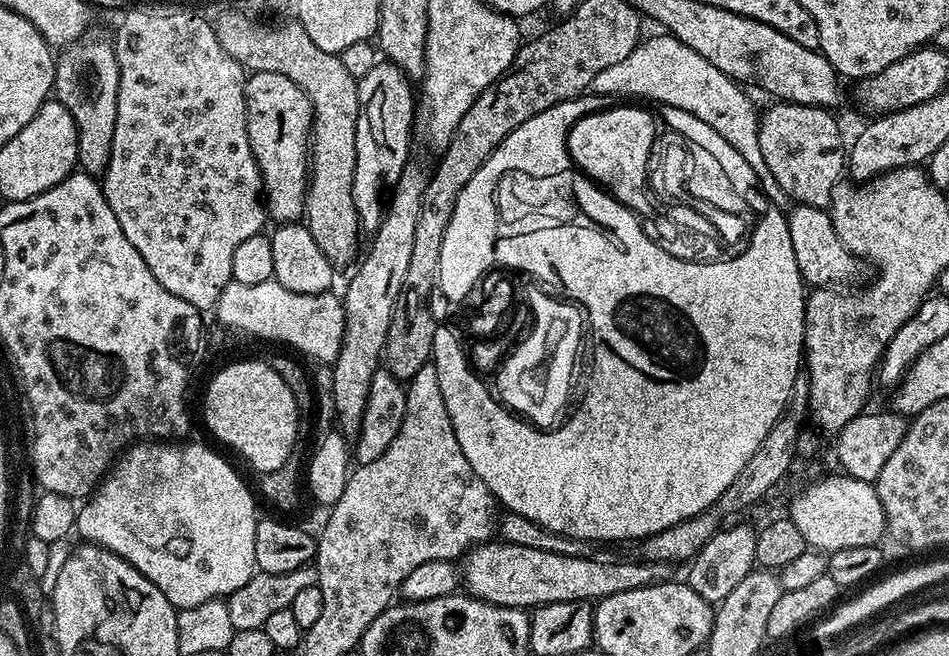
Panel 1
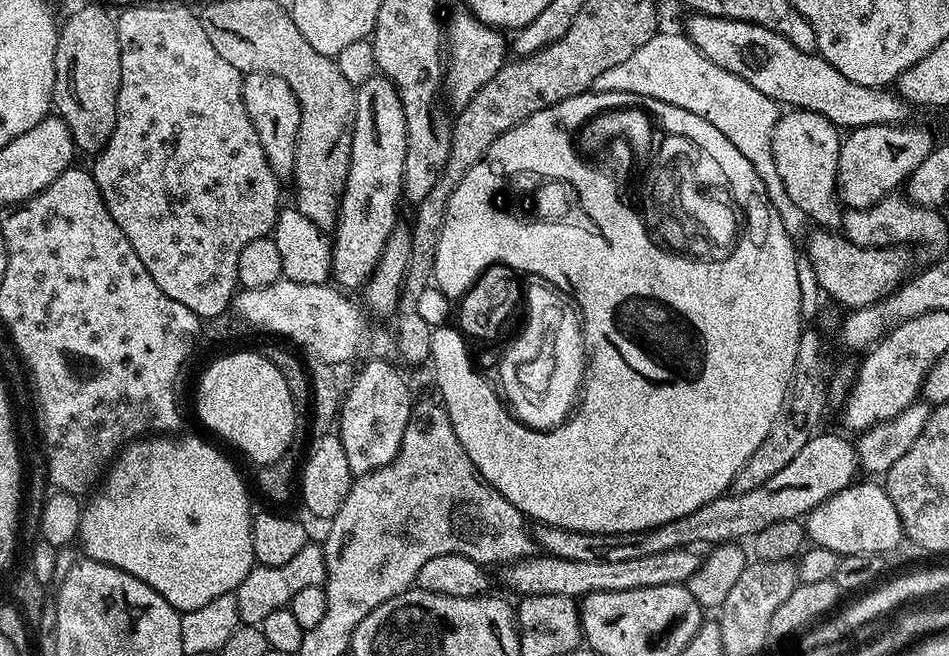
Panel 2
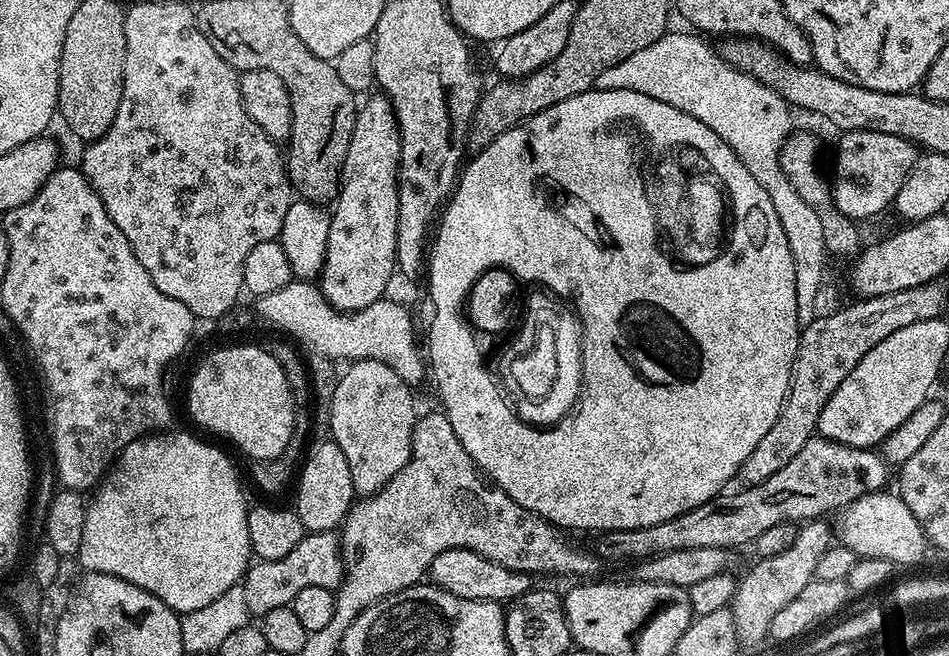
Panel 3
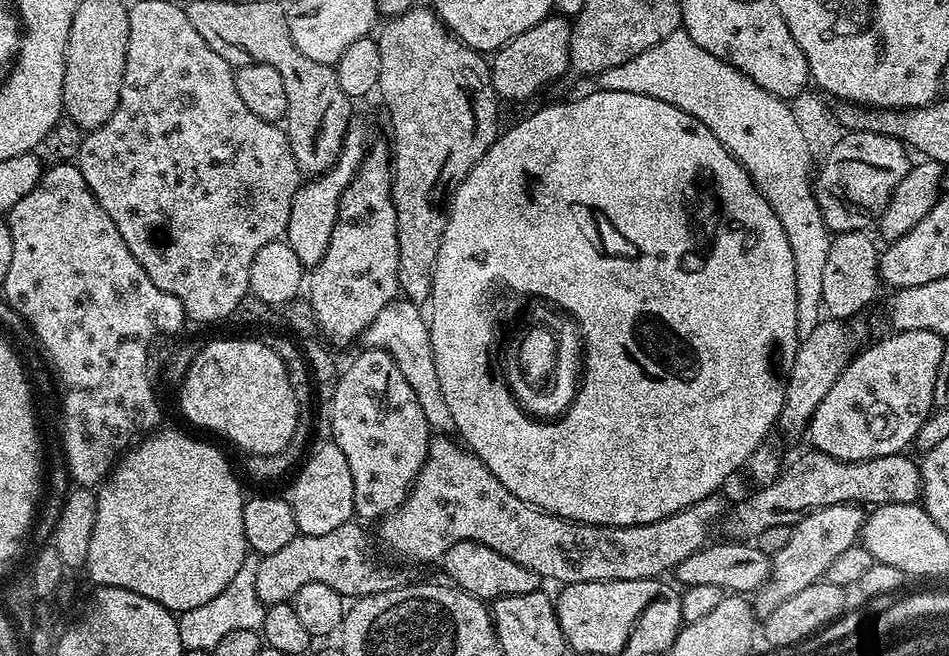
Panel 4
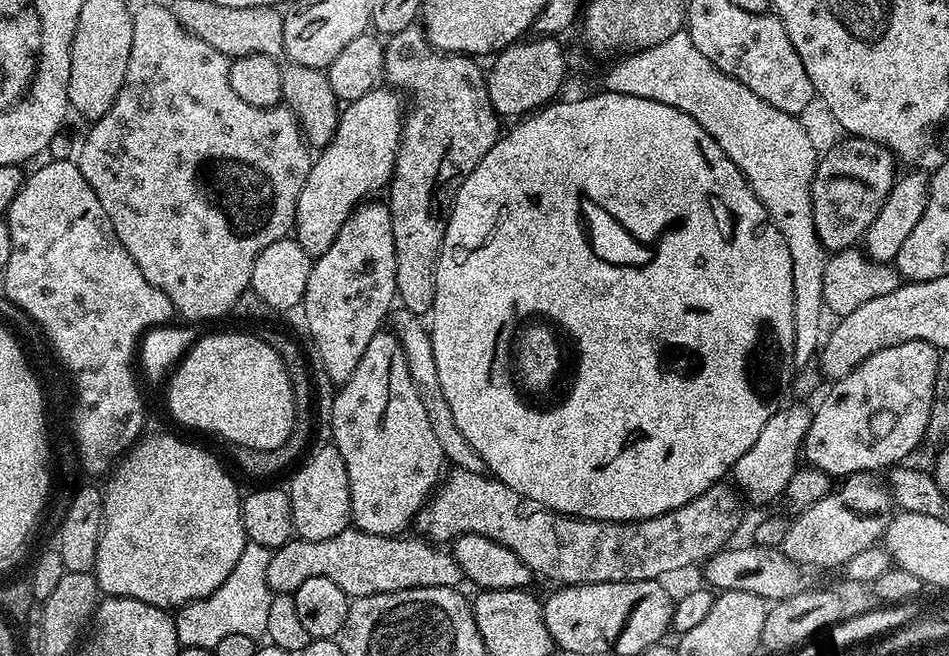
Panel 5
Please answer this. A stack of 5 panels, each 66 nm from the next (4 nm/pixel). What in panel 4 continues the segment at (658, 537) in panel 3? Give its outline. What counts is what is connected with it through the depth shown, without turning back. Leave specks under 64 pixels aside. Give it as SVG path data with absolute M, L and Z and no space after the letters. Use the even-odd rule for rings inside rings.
M808 450L775 480L755 489L753 496L740 500L723 513L724 536L730 540L752 542L770 526L793 525L814 510L835 504L914 504L921 499L920 466L908 454L883 456L873 460L839 460Z

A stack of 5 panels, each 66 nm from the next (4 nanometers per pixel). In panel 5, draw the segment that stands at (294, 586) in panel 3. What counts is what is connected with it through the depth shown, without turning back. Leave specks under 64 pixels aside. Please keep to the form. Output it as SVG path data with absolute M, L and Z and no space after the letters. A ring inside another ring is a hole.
M354 526L344 528L341 533L322 541L293 538L273 551L270 567L266 570L266 582L273 593L291 594L298 590L298 586L302 586L302 582L306 582L306 578L330 578L330 582L336 583L349 598L390 594L398 590L414 590L415 588L456 588L459 585L462 573L458 562L447 547L437 546L423 538L404 539L366 534Z

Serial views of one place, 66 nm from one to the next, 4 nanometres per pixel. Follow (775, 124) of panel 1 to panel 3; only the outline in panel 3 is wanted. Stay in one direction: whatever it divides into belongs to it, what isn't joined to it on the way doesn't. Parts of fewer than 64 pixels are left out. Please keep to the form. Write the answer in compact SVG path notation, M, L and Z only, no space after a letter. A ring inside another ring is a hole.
M793 131L784 146L784 173L790 178L794 190L798 190L798 196L814 210L818 210L818 218L822 218L822 234L828 247L829 257L847 261L855 257L861 251L860 232L857 221L844 216L836 209L832 200L832 189L829 181L820 177L820 140L812 132Z

